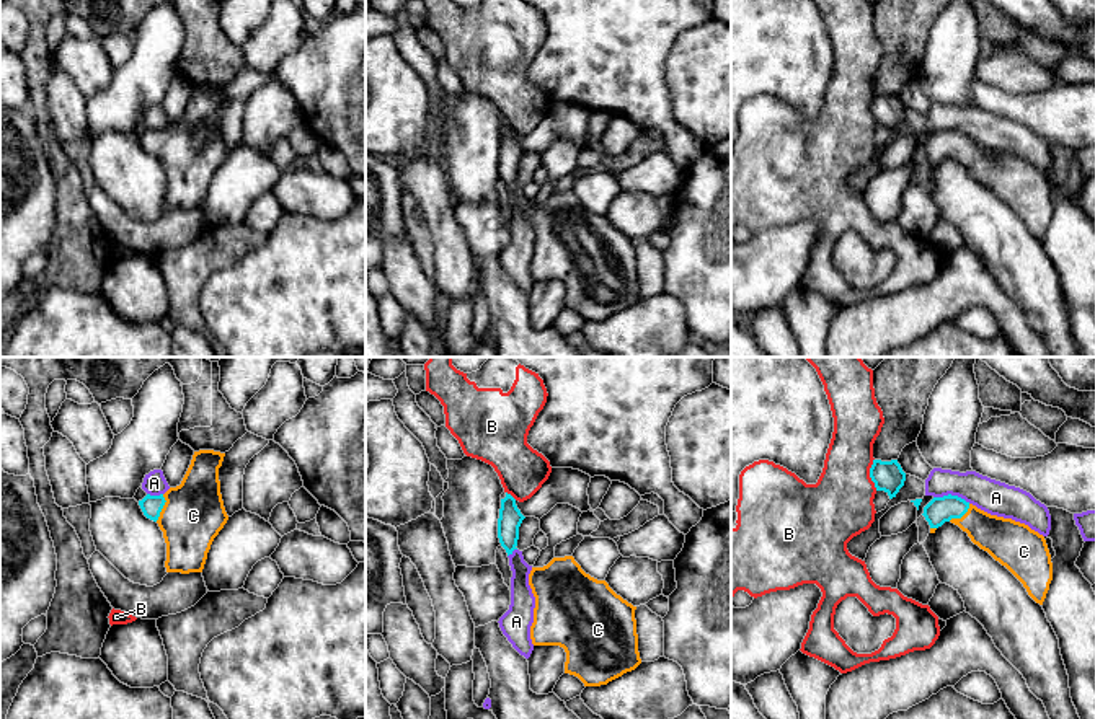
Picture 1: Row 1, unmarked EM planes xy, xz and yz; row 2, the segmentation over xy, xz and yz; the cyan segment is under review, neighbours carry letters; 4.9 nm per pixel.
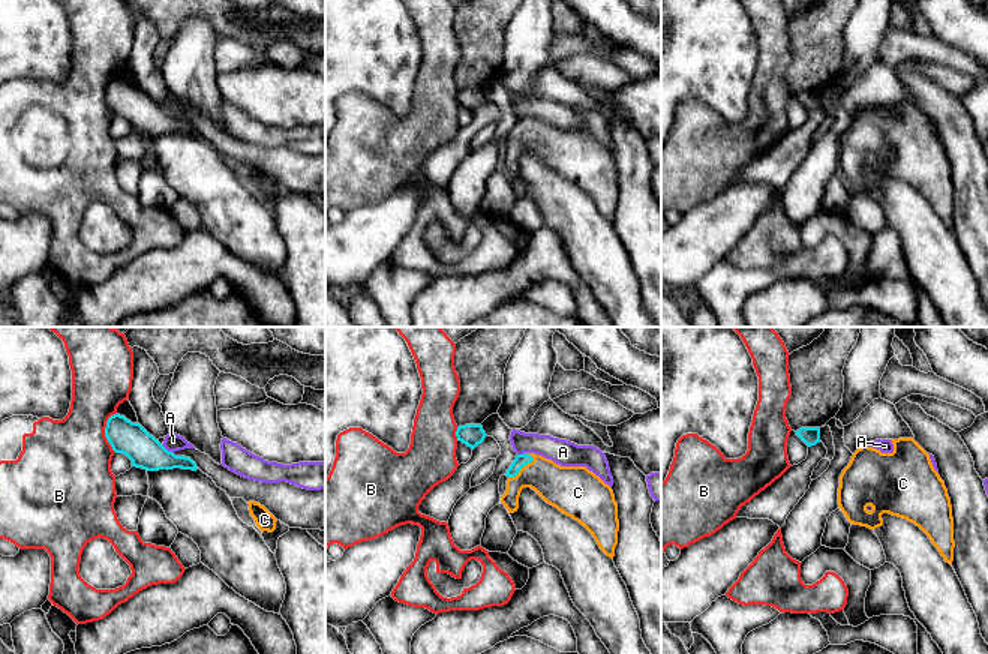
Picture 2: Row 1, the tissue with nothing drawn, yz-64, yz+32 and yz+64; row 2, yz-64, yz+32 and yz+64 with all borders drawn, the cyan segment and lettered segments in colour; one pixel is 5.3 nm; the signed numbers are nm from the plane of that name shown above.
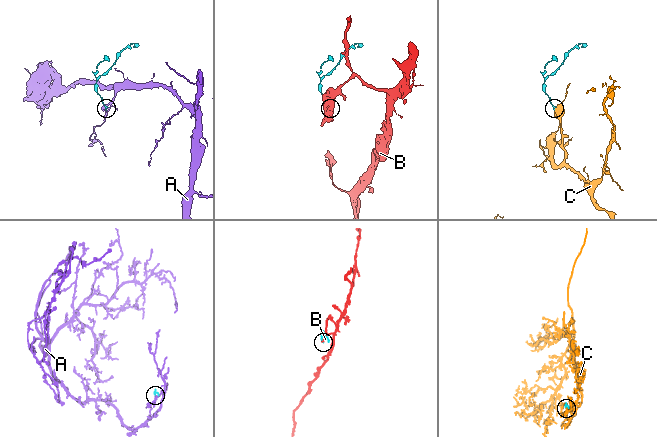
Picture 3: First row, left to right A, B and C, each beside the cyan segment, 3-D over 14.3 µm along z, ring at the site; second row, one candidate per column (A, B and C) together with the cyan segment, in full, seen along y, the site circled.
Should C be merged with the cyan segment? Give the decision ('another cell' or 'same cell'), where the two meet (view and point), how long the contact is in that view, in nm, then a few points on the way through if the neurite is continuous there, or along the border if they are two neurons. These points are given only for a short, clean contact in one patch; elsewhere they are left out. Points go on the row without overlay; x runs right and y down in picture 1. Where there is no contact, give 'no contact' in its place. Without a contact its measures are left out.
same cell; contact xy (162, 142); length 140 nm; way xy (150, 141), (162, 142), (193, 150)

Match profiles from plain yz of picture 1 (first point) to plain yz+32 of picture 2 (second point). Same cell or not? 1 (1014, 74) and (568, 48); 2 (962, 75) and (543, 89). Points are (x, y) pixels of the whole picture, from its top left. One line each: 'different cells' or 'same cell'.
1: different cells
2: different cells

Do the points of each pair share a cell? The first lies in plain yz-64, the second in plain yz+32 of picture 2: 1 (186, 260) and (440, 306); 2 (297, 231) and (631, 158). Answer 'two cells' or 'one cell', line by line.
1: one cell
2: one cell

